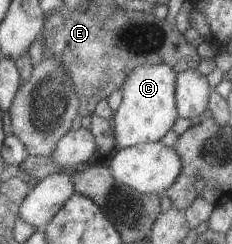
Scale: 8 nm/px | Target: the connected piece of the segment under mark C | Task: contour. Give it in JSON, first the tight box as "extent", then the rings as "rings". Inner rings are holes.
{"extent":[114,63,178,149],"rings":[[[166,63],[139,66],[126,77],[122,84],[122,103],[114,117],[120,149],[159,142],[171,131],[178,118],[177,77],[178,72]]]}

